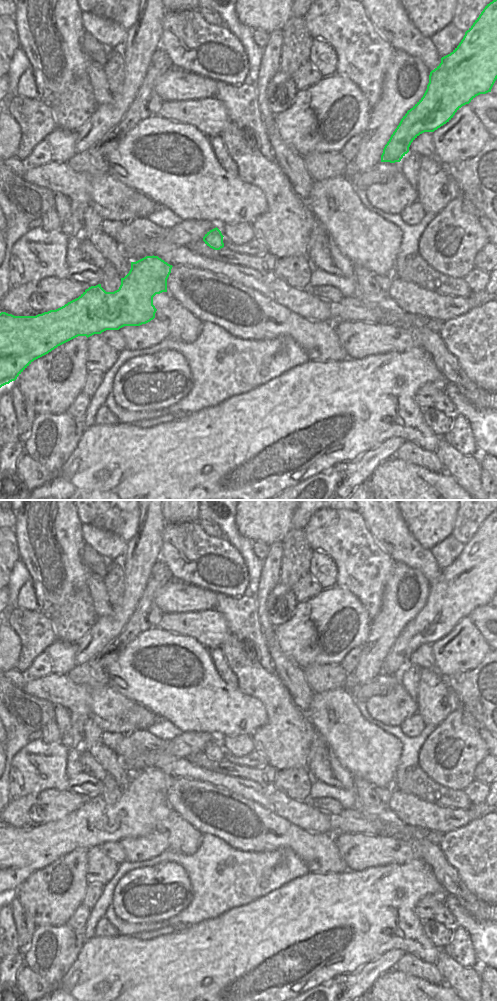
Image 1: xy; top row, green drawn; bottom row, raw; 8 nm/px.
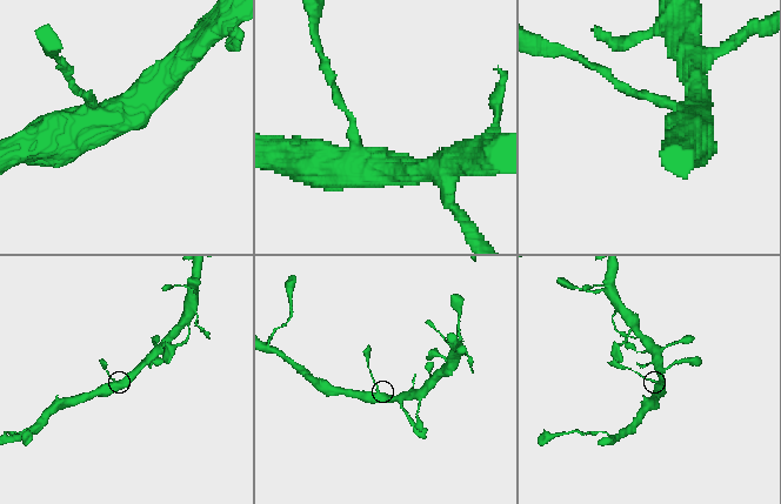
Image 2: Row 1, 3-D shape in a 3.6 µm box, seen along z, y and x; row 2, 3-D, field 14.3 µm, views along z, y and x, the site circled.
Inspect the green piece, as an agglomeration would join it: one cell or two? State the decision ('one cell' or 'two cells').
one cell

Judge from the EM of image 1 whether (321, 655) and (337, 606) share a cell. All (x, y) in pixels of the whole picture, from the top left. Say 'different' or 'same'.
same

